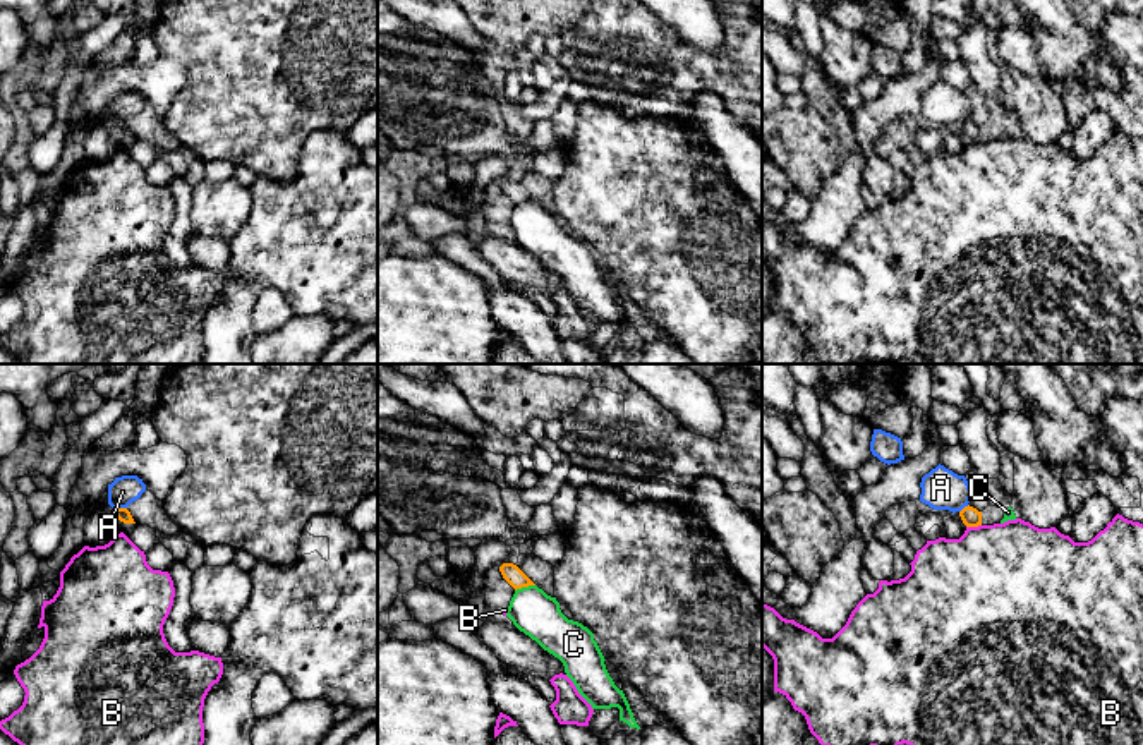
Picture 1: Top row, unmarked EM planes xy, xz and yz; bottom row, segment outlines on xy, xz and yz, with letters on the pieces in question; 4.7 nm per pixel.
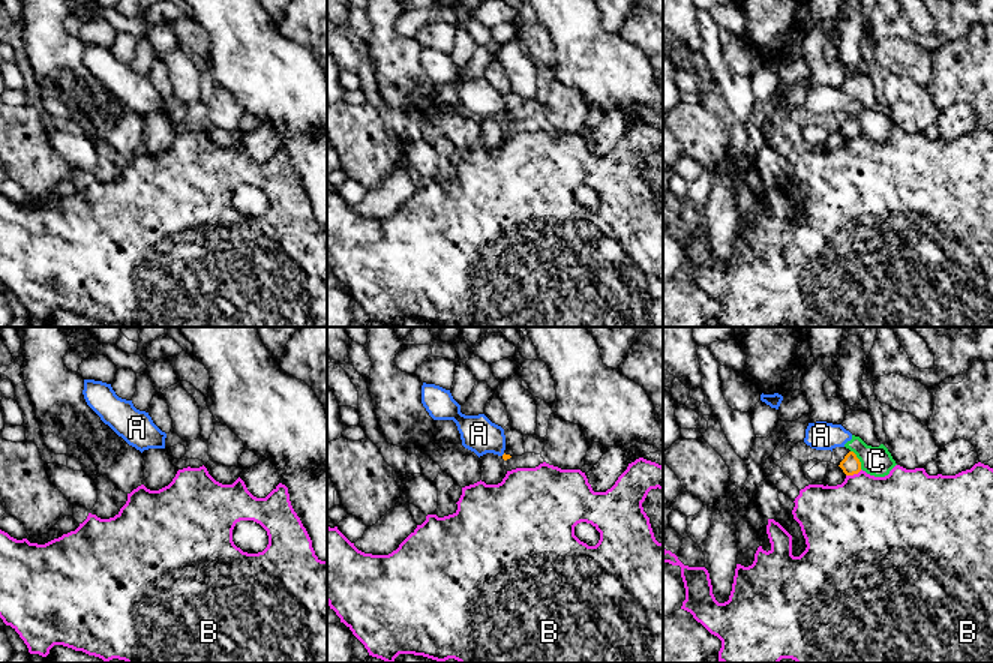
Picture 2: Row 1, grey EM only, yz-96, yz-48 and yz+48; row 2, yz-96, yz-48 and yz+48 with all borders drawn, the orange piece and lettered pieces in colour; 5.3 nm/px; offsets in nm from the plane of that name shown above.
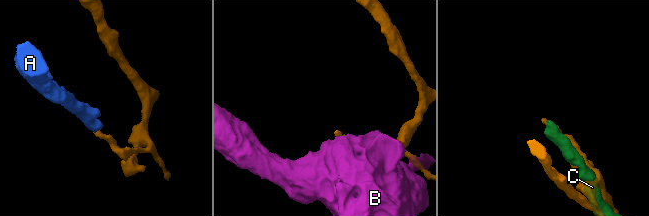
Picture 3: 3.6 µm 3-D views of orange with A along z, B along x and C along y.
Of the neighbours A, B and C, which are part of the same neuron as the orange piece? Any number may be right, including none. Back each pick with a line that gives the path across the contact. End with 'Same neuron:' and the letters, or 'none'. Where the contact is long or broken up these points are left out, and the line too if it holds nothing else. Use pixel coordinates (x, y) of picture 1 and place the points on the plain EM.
Same neuron: none

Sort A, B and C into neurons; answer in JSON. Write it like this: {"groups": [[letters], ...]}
{"groups": [["A", "C"], ["B"]]}

